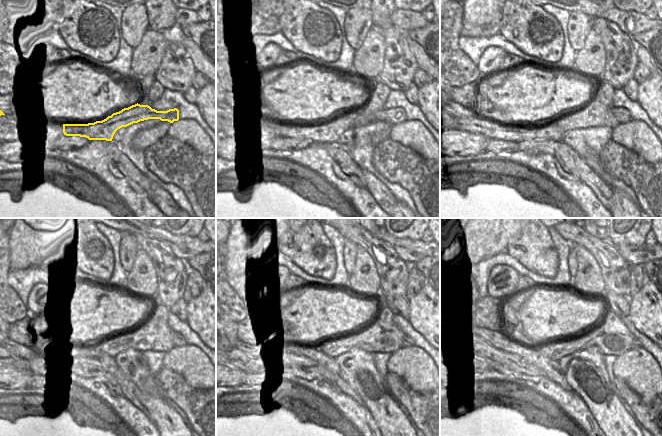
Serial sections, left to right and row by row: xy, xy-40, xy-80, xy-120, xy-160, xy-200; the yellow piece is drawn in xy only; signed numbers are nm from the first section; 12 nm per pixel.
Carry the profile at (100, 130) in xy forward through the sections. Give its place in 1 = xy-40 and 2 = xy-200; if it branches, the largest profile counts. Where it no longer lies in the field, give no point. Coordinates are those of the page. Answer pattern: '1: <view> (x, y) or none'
1: xy-40 (329, 131)
2: xy-200 (636, 343)

